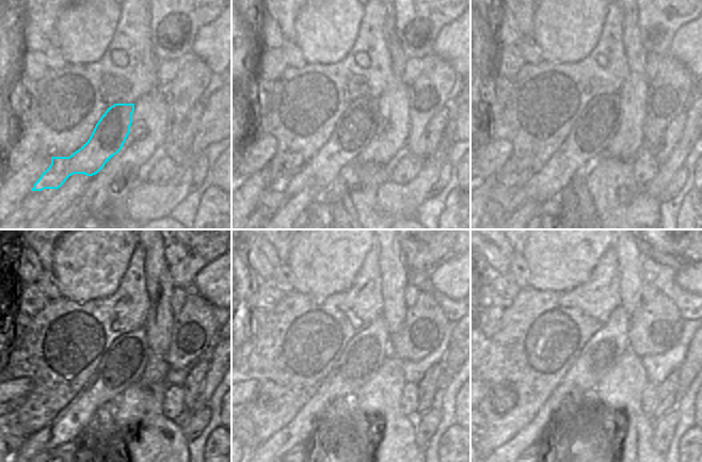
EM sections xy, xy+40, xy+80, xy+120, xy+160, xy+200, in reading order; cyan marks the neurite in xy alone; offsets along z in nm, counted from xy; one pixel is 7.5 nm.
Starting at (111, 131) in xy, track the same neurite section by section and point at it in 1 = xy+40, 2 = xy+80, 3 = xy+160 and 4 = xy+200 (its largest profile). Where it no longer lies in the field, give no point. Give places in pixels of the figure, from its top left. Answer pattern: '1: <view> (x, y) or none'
1: xy+40 (354, 129)
2: xy+80 (594, 129)
3: xy+160 (362, 357)
4: xy+200 (605, 348)

